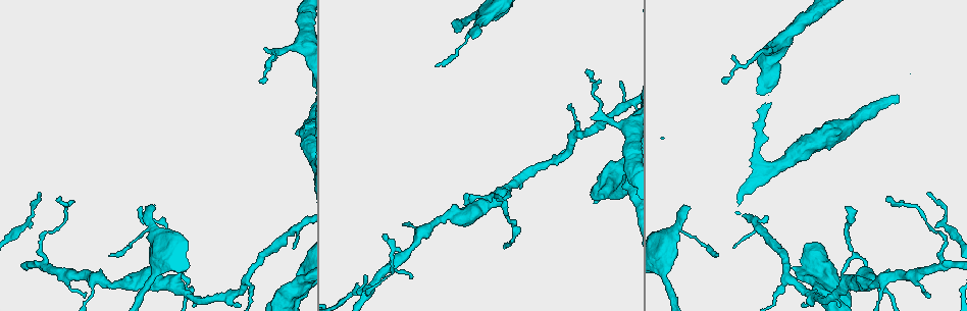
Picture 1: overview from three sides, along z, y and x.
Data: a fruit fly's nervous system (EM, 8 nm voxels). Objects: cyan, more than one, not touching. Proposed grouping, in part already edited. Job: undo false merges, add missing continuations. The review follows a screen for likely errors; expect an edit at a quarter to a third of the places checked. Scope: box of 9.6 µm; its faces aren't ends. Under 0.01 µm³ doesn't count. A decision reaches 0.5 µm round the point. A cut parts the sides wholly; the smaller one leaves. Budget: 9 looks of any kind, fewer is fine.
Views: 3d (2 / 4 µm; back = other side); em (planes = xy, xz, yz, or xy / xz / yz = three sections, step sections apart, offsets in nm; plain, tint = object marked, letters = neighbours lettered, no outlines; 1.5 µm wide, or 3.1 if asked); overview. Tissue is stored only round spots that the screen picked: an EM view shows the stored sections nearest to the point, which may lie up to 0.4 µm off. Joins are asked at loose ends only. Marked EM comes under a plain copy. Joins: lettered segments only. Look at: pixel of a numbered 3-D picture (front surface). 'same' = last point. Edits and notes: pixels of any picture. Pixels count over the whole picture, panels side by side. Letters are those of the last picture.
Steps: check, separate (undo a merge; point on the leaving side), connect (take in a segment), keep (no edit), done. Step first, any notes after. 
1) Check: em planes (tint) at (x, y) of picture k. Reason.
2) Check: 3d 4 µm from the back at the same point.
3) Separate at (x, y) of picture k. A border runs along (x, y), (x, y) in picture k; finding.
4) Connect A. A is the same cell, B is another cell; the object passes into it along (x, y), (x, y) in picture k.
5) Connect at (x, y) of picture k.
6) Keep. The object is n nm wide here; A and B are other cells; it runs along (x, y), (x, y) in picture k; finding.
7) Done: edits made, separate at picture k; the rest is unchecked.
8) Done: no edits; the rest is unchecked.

Check: em xy step 4 (letters) at (603, 179) of picture 1. Touches itself.

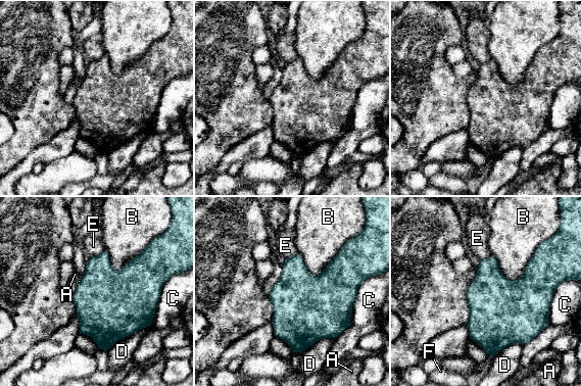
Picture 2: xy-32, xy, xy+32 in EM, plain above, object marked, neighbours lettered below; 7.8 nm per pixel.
Keep. The object is 500 nm wide here; A, B, C, D, E and F are other cells; a border runs along (539, 245), (515, 280), (492, 256) in picture 2; continuous, no second neuron.

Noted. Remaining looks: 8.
Check: 3d 2 µm at (472, 38) of picture 1. Tapers out.

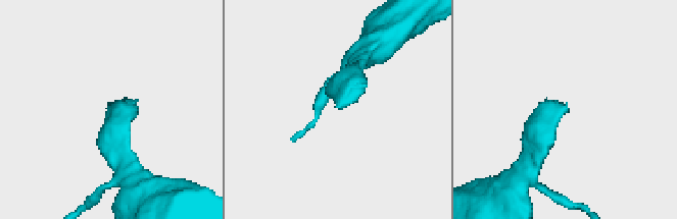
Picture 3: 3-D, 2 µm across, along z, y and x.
Check: em planes (letters) at (565, 107) of picture 3. Shape alone is not enough.

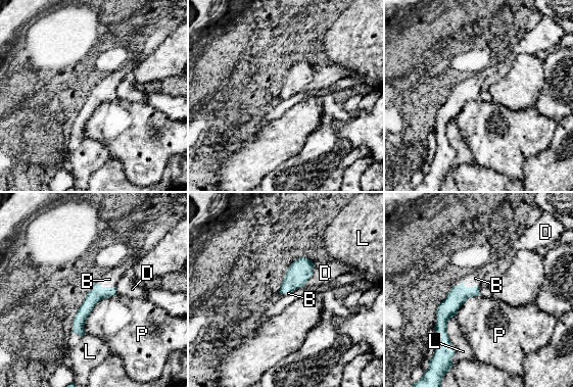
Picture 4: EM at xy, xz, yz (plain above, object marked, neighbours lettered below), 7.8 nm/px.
Connect B. The longest contact is with P, 400 nm; B is the same cell, D, L and P are other cells; the object passes into it along (448, 307), (466, 287), (475, 278) in picture 4; it goes on there.

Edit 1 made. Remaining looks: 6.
Check: overview.

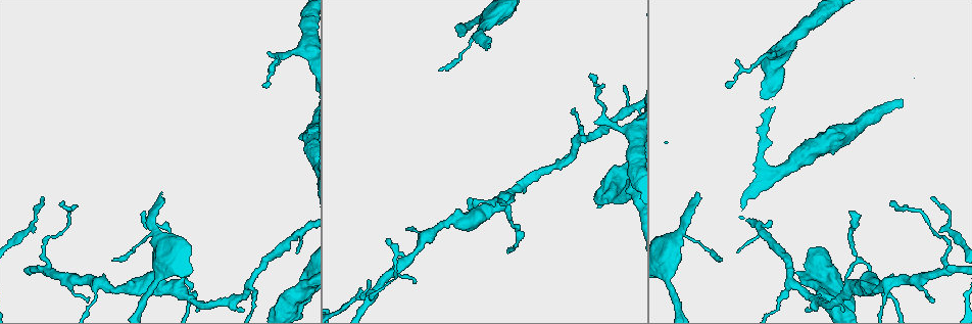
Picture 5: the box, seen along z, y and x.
Check: em xy step 4 (tint) at (671, 273) of picture 5. Calibre changes.

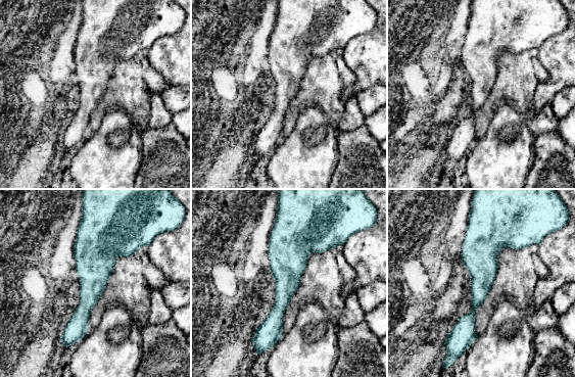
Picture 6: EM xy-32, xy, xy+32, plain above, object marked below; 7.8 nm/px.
Check: em planes (letters) at the same point. Another direction.

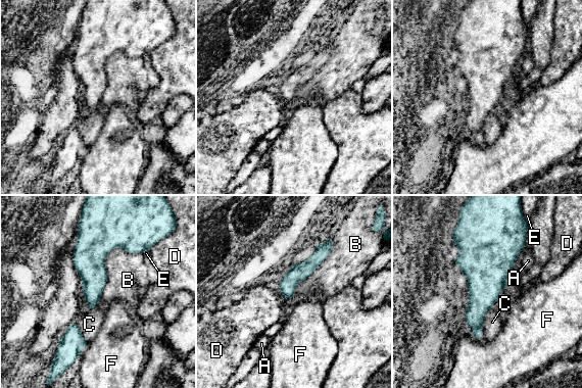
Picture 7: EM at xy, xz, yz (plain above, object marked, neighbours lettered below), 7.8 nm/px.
Keep. The object is 130 nm wide here; A, B, C, D, E and F are other cells; it runs along (327, 247), (288, 286), (287, 295) in picture 7; one neuron here.

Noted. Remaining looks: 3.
Check: em xy step 4 (tint) at (738, 252) of picture 5. Thin end.

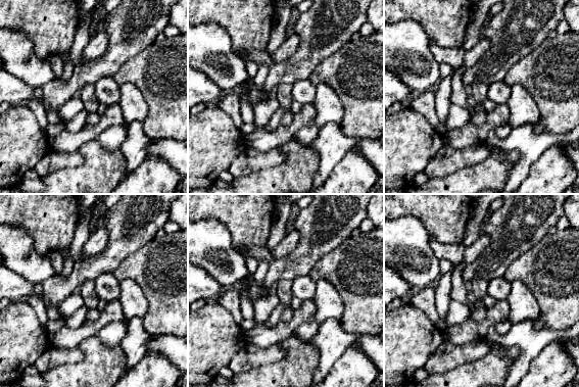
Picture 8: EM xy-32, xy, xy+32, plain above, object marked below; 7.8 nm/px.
Check: em xz step 8 (letters) at the same point. Cut it another way.

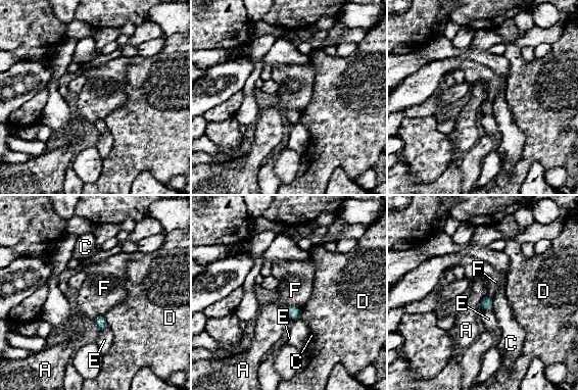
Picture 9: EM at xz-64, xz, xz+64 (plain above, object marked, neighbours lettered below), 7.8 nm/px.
Keep. The object is 90 nm wide here; A, C, D, E and F are other cells; a border runs along (299, 317), (297, 319), (290, 319) in picture 9; none of them fits.

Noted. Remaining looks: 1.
Done: edits made, connect at picture 4; the rest is unchecked.

